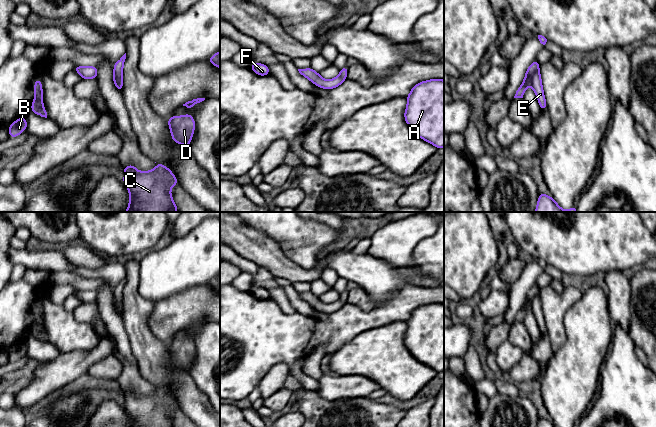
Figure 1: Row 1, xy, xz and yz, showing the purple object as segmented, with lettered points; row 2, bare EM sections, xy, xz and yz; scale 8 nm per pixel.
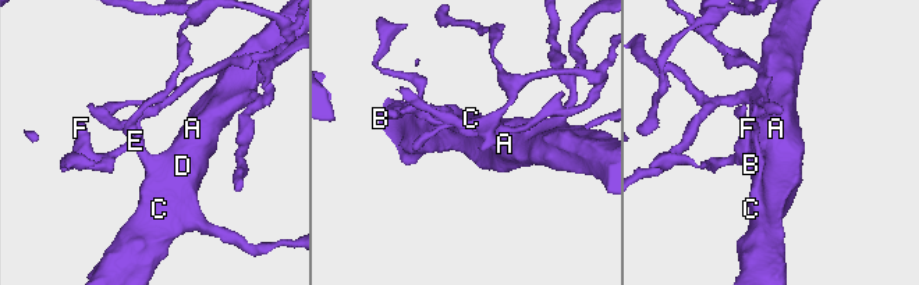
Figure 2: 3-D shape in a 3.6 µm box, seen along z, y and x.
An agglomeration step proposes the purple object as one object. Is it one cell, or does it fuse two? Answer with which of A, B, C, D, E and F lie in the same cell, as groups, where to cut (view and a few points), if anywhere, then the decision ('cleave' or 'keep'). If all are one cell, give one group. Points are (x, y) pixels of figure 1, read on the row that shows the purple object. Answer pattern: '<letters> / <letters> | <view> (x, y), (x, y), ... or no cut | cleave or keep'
A C D E / B F | yz (538, 68), (532, 75), (530, 84) | cleave

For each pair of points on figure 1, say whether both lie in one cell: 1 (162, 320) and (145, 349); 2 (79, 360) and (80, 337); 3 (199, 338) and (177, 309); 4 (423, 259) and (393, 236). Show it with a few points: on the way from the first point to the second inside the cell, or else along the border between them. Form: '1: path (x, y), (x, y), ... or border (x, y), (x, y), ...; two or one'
1: border (151, 312), (148, 318), (150, 331), (166, 343); two
2: border (99, 337), (93, 348), (75, 349), (61, 354); two
3: border (182, 328), (171, 339); two
4: border (430, 235), (417, 244), (413, 264), (408, 268); two

